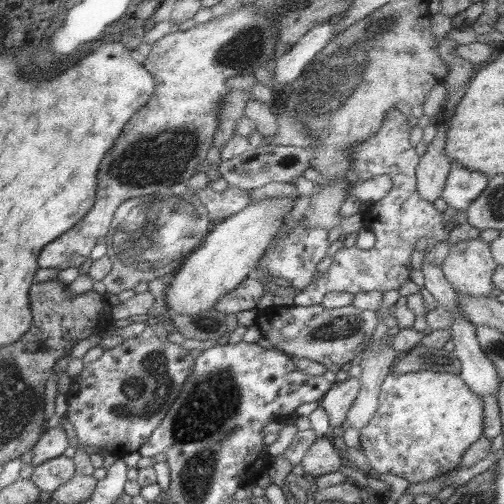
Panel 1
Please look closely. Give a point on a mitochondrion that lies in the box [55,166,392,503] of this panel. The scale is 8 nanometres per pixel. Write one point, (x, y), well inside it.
(162, 227)

